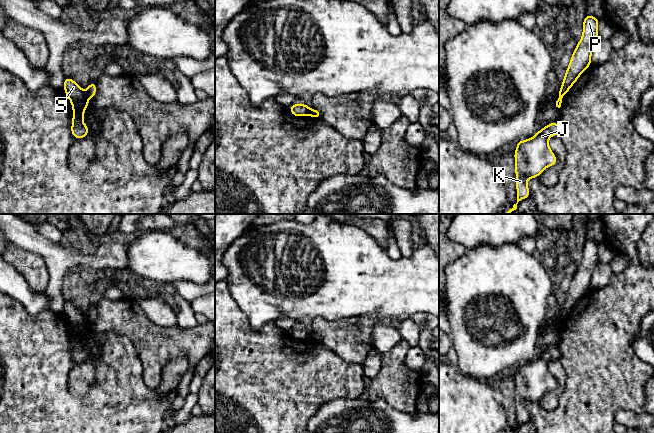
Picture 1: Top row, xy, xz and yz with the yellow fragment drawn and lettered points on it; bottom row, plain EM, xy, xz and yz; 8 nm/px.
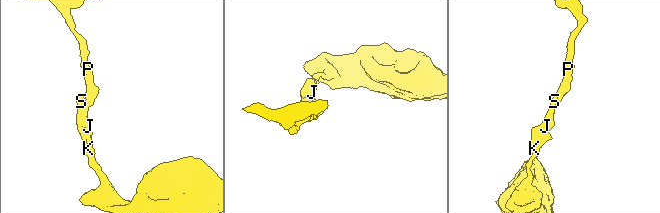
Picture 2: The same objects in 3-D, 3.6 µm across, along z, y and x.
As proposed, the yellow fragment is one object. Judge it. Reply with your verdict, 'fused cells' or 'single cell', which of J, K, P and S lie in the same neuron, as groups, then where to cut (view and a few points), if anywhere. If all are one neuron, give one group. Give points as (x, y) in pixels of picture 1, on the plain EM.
fused cells; J K S / P; cut in xy along (85, 317), (88, 322)

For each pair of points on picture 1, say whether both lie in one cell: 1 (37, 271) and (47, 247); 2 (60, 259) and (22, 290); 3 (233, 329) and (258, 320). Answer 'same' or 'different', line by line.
1: different
2: different
3: different

